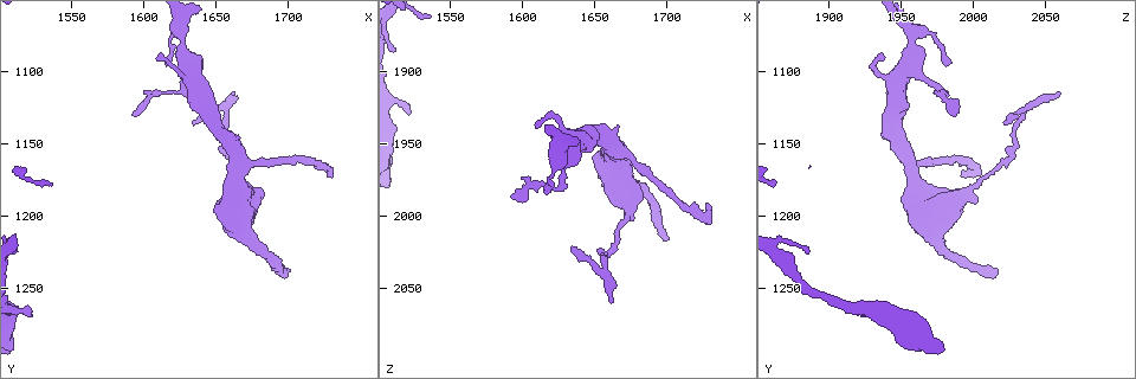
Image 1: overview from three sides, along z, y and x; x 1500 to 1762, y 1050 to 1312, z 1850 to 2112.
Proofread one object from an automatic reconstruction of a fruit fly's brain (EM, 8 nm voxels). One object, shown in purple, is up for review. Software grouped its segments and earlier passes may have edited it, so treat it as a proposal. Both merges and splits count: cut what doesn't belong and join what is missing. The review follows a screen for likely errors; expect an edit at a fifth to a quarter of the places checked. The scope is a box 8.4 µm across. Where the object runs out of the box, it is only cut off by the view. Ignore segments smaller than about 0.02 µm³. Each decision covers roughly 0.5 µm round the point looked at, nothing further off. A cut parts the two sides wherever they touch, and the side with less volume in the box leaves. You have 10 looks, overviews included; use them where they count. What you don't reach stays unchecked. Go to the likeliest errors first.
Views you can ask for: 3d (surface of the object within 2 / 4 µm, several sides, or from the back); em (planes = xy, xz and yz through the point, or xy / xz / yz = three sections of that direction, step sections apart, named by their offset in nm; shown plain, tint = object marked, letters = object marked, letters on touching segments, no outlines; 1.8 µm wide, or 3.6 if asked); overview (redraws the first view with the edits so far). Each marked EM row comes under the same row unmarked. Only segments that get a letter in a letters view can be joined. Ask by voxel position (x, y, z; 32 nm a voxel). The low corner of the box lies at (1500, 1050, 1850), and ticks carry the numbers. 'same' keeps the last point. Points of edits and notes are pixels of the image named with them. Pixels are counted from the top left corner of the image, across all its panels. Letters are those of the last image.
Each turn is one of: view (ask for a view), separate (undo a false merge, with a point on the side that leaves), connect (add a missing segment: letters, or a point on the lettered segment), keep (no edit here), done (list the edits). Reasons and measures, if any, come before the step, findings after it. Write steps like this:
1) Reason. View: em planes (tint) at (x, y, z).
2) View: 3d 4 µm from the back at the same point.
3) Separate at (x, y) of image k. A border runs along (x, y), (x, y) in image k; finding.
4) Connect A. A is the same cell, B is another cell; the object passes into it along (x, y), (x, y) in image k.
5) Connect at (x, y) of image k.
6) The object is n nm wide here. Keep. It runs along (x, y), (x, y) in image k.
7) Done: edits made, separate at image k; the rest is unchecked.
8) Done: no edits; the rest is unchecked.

Free end. View: 3d 4 µm at (1520, 1270, 1926).

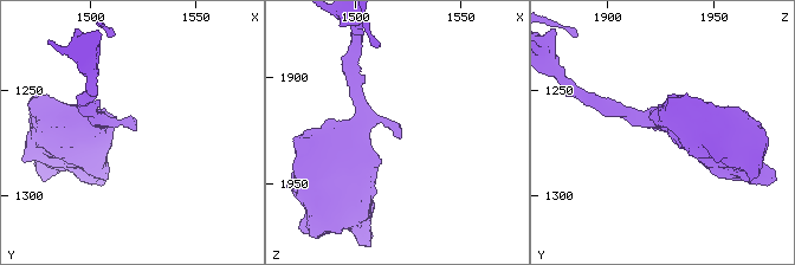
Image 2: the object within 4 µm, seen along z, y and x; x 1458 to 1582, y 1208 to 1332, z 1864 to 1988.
Shape alone is not enough. View: em planes (letters) at (1523, 1270, 1927).

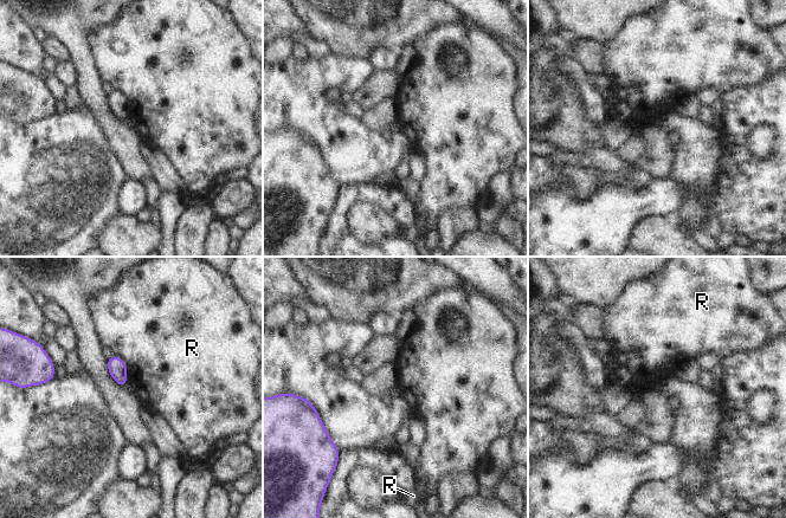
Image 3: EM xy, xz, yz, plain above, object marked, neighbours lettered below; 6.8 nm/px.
The longest contact is with R, 240 nm. Keep. R is another cell; none of them fits.

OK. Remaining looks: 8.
An open end. View: em planes (tint) at (1700, 1234, 2016).

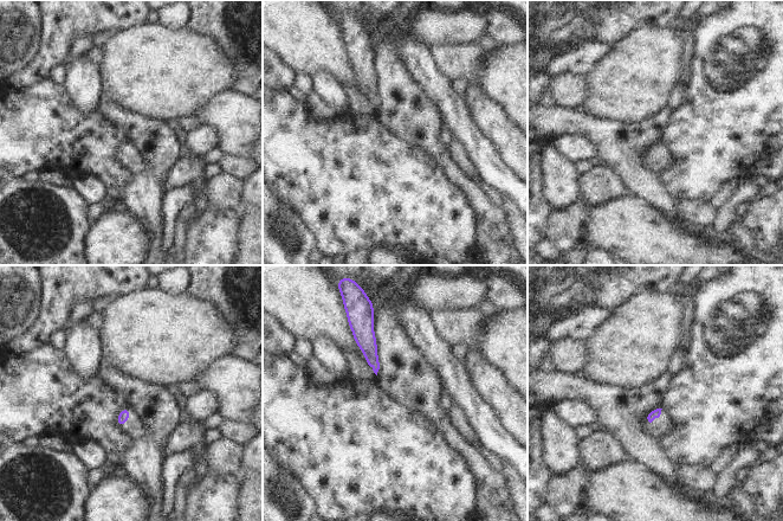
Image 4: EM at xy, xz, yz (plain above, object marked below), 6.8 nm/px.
See the neighbours. View: em planes (letters) at the same point.

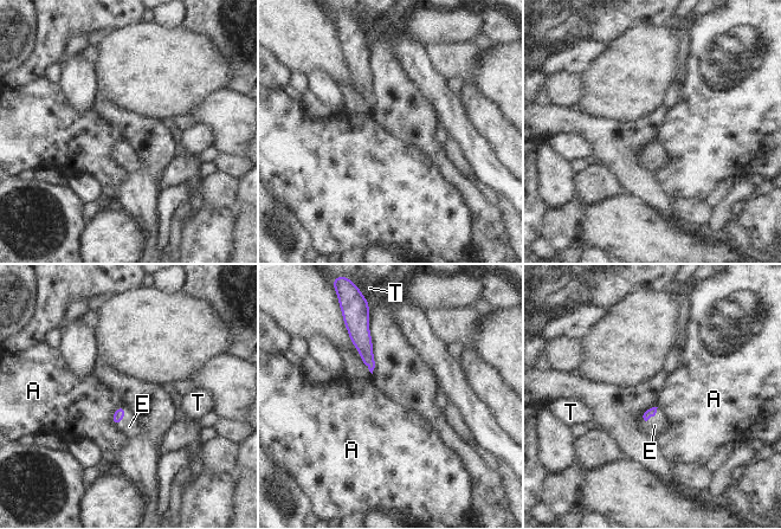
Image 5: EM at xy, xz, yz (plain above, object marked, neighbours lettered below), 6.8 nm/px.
The longest contact is with A, 170 nm. Connect E. E is the same cell, A and T are other cells; the object passes into it along (118, 414), (123, 417), (129, 426) in image 5; the neuron continues.

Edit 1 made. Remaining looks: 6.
Done: edits made, connect at image 5; the rest is unchecked.

